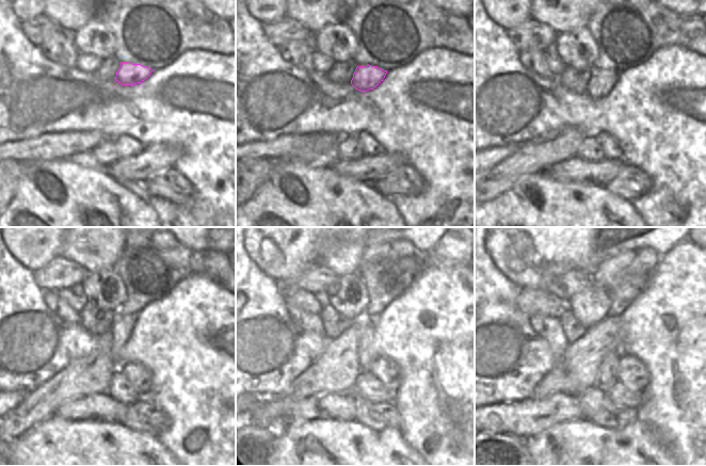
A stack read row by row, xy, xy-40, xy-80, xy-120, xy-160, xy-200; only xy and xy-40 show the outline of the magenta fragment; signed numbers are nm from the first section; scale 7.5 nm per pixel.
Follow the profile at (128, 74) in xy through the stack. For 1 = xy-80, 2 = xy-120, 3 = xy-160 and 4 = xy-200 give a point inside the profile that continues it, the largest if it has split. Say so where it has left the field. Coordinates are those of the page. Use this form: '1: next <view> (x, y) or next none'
1: next xy-80 (602, 82)
2: next xy-120 (123, 325)
3: next xy-160 (366, 352)
4: next xy-200 (607, 375)

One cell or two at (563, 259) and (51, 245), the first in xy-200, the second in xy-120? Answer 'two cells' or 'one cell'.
one cell

